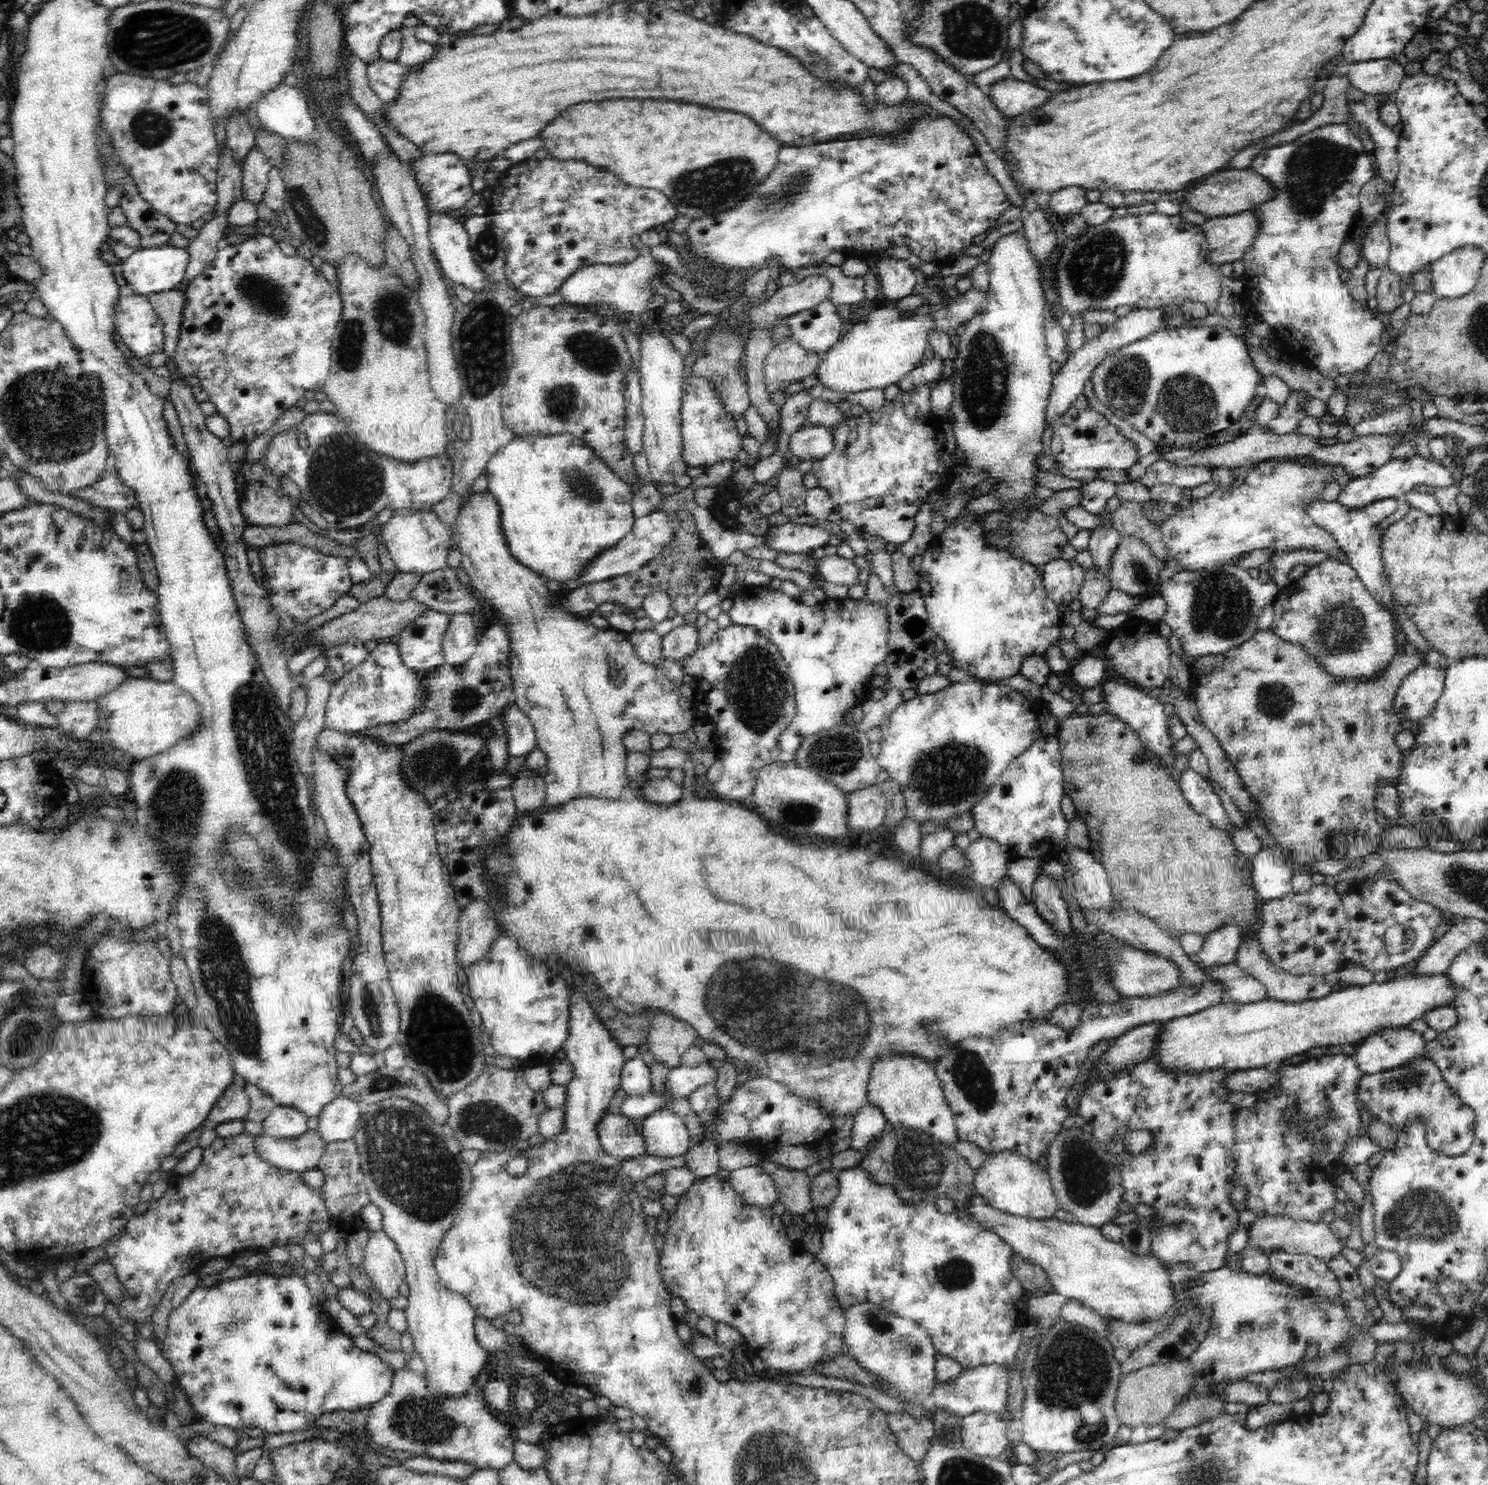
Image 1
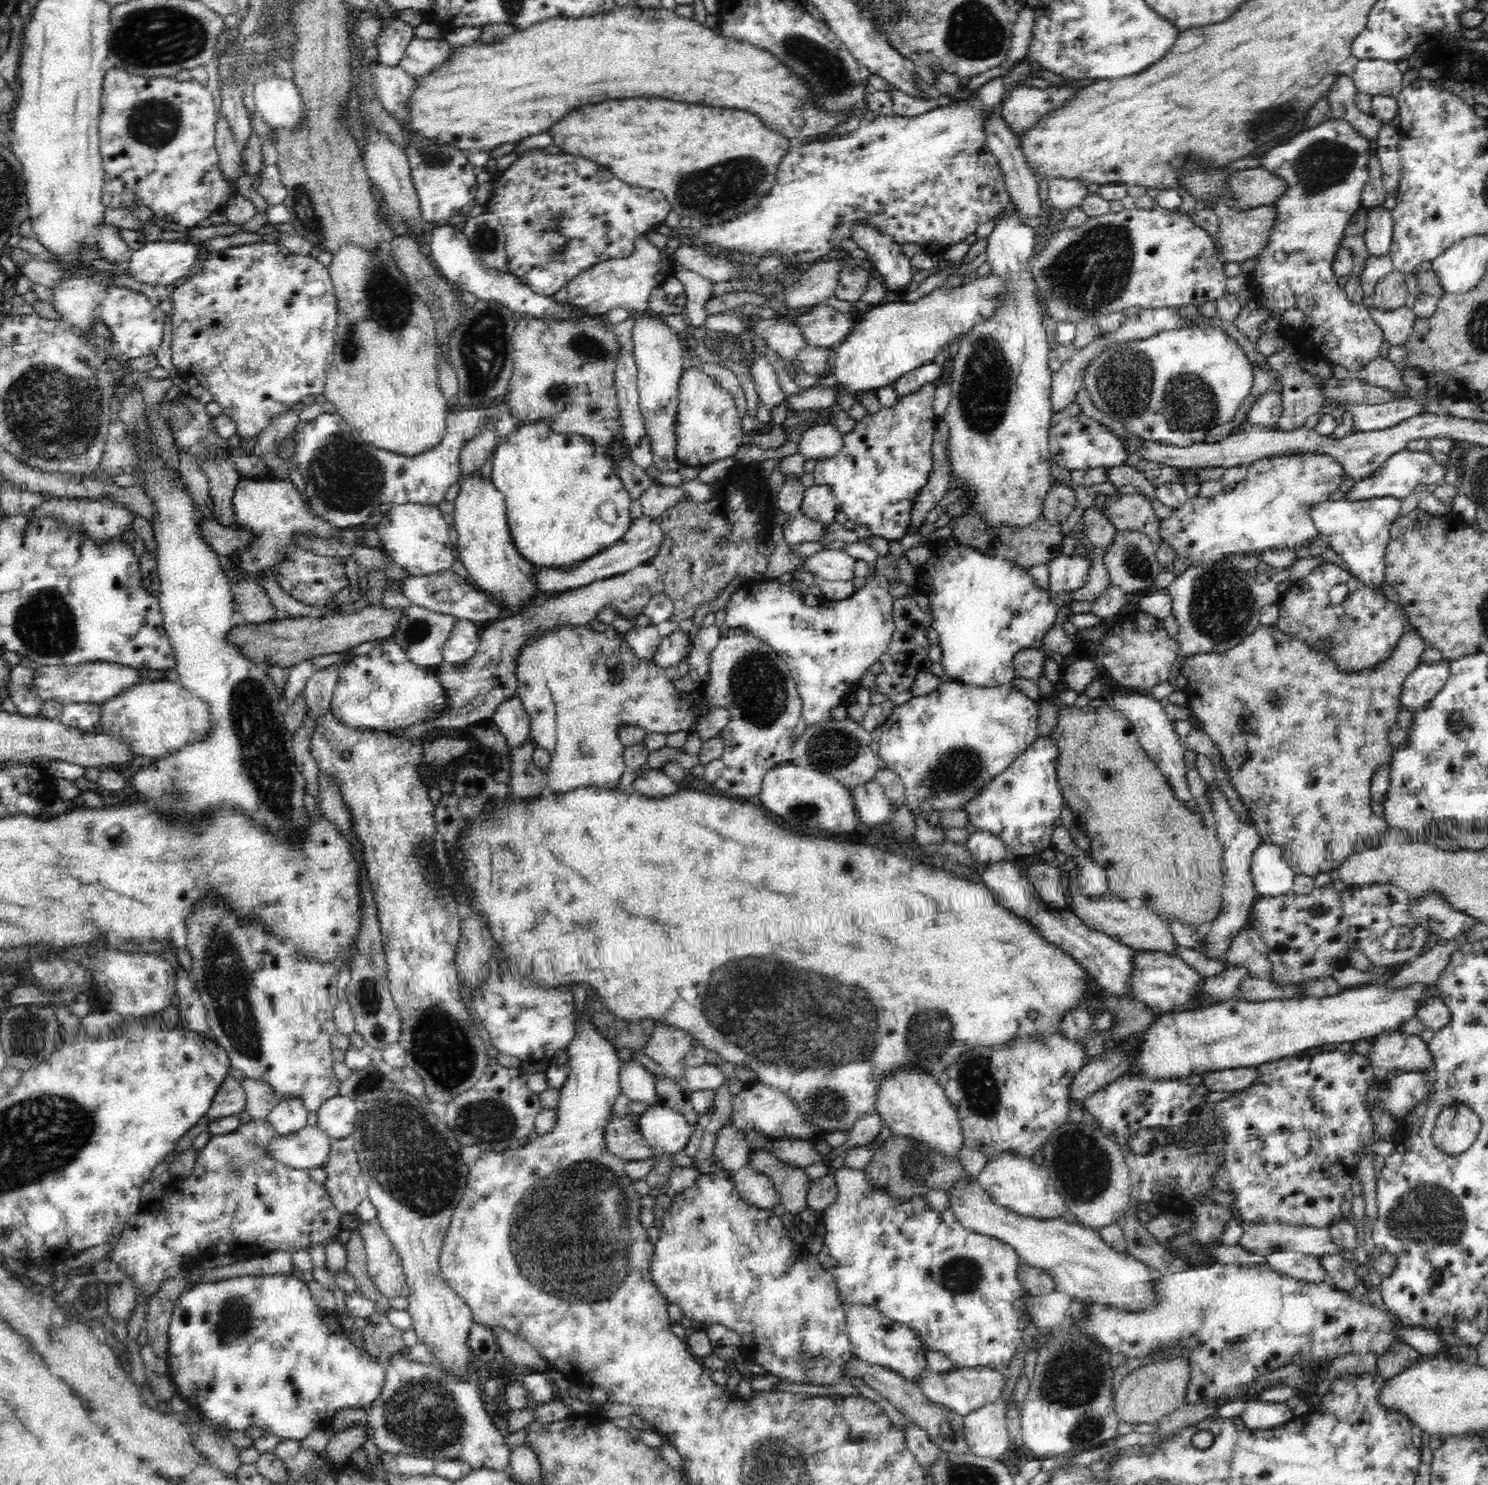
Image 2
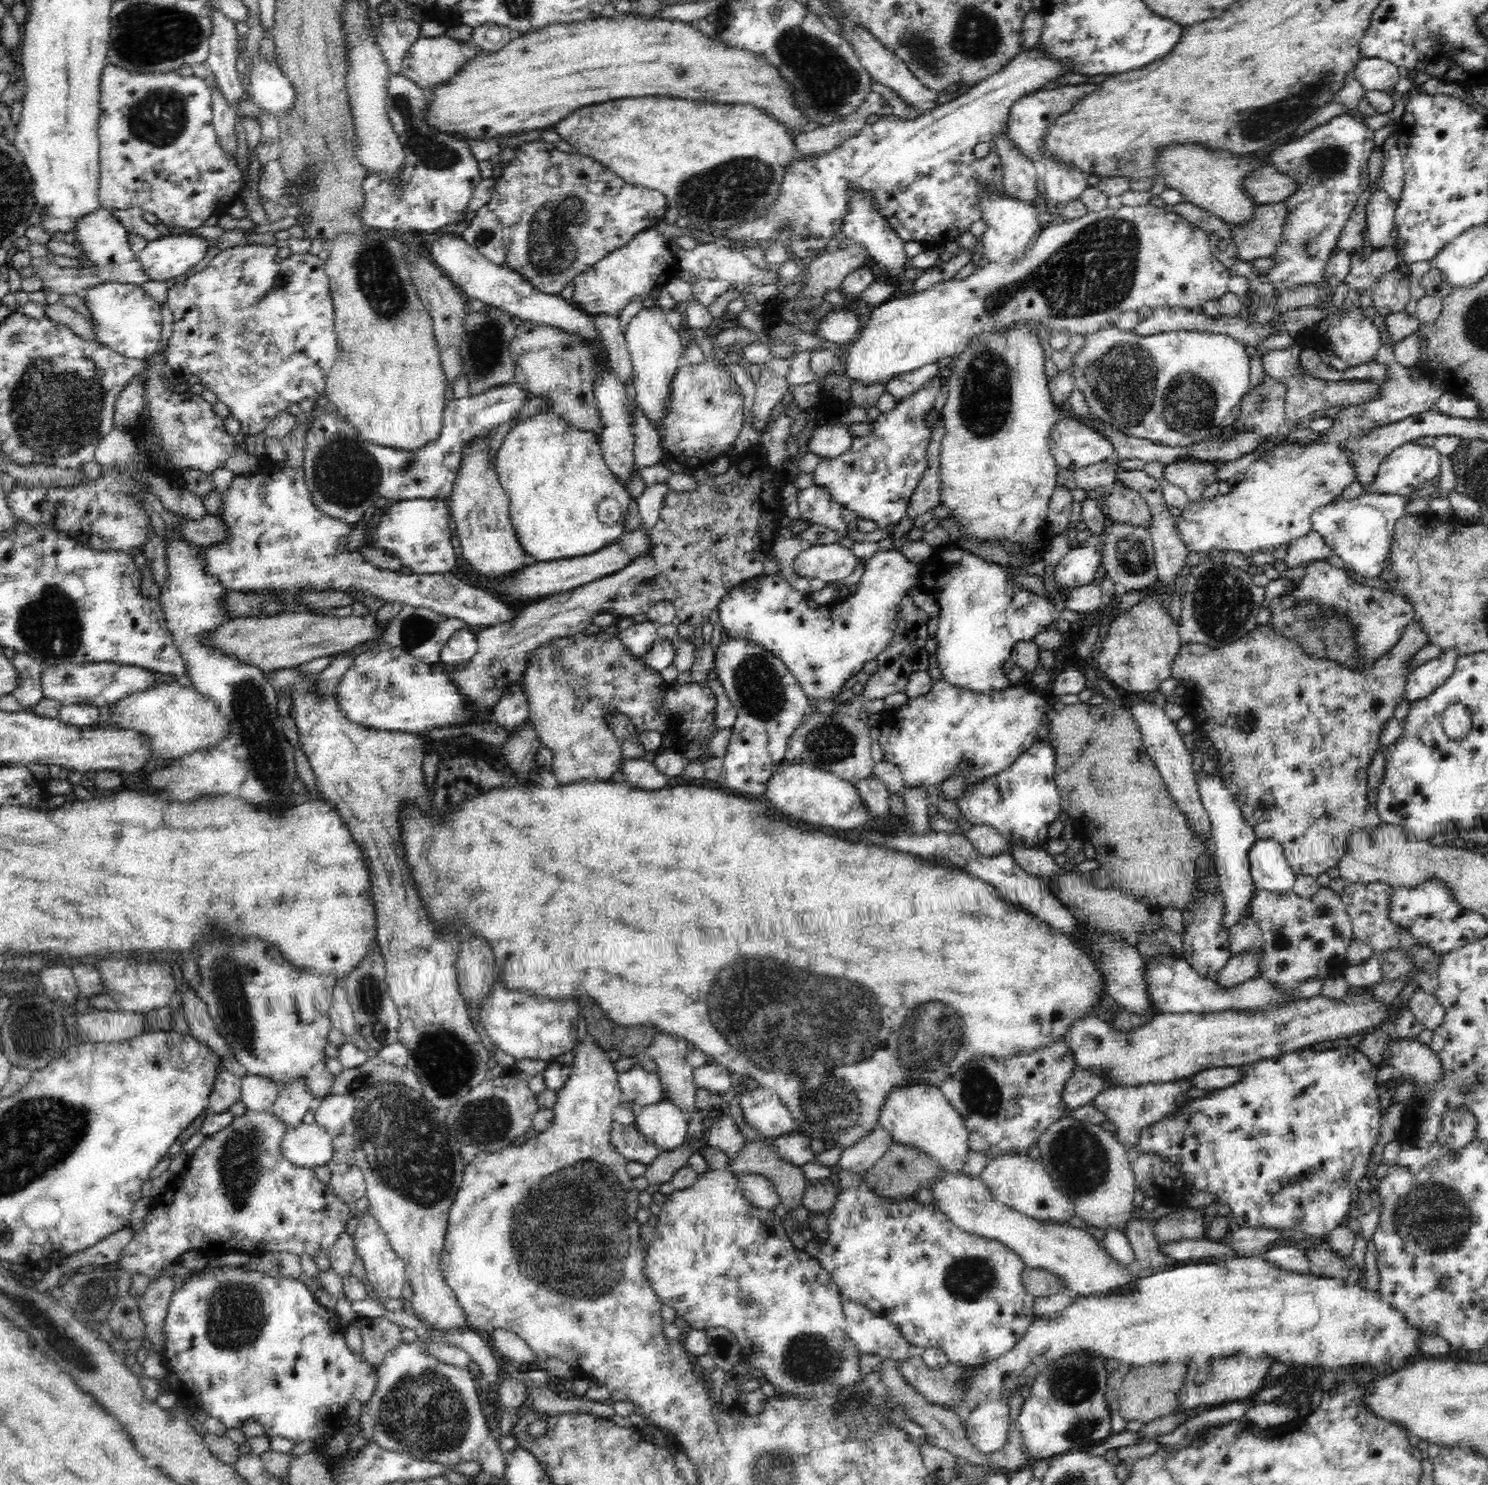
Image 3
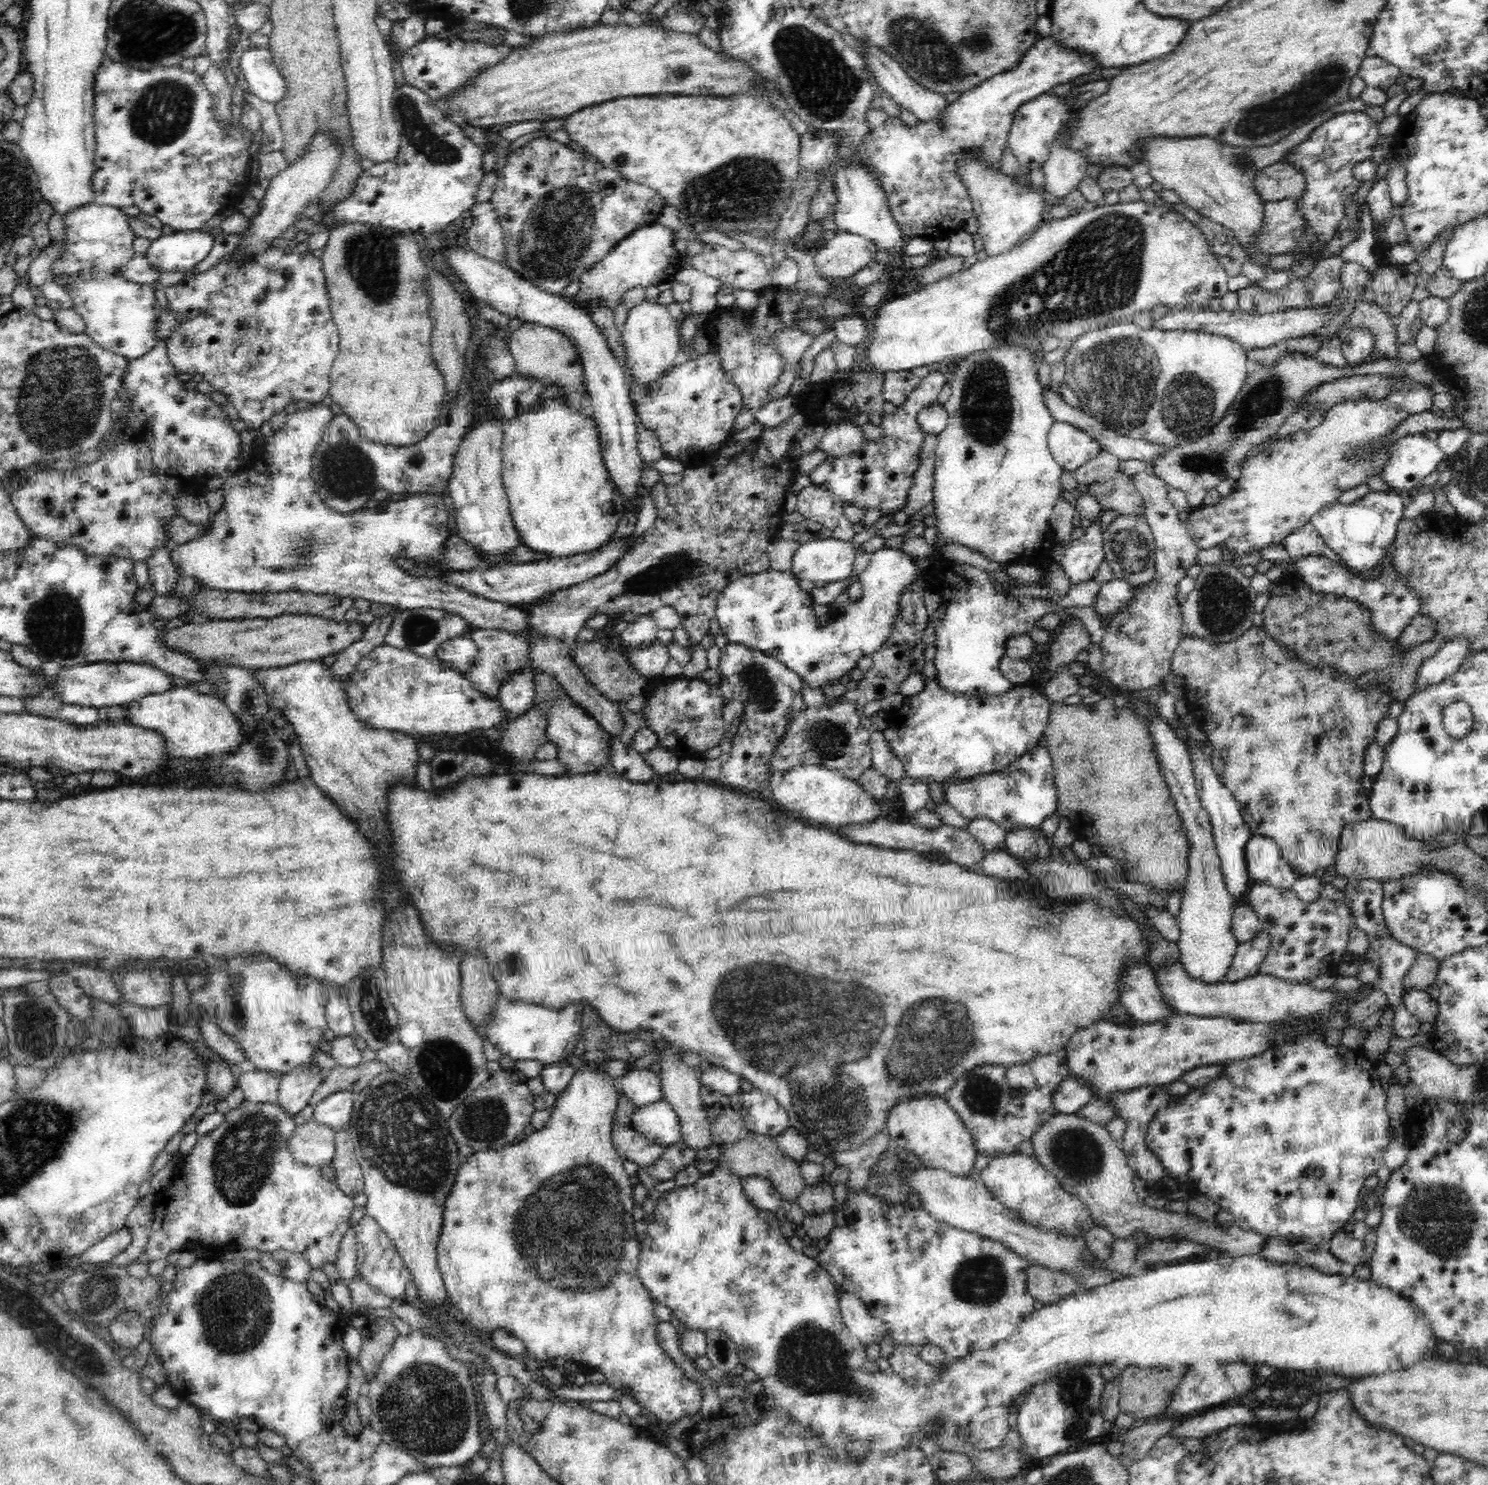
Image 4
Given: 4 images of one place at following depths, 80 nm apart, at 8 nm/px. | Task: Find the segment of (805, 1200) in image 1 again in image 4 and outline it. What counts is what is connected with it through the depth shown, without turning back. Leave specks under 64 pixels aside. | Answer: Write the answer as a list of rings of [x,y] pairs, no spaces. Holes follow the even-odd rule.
[[[747,1130],[741,1139],[720,1147],[722,1155],[719,1157],[716,1166],[727,1167],[732,1174],[739,1177],[754,1175],[767,1178],[772,1181],[782,1200],[792,1200],[795,1202],[802,1189],[806,1186],[799,1171],[801,1163],[783,1155],[776,1144],[775,1137],[768,1137]]]

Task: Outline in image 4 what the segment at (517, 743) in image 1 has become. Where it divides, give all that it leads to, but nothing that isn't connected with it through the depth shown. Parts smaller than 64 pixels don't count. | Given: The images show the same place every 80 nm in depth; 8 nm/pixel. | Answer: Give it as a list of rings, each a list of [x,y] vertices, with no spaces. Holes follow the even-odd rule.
[[[525,666],[520,672],[512,674],[499,688],[497,696],[502,709],[508,713],[509,721],[524,714],[534,703],[532,670],[532,666]]]

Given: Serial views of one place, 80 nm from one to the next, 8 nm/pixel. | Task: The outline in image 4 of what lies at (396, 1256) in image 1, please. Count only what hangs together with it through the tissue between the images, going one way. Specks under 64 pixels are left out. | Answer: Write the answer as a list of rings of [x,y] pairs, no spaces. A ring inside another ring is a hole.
[[[364,1215],[355,1227],[357,1243],[356,1269],[359,1278],[370,1284],[377,1292],[390,1298],[402,1300],[405,1296],[406,1284],[412,1279],[402,1256],[395,1250],[391,1239],[378,1225],[378,1222],[370,1216]]]

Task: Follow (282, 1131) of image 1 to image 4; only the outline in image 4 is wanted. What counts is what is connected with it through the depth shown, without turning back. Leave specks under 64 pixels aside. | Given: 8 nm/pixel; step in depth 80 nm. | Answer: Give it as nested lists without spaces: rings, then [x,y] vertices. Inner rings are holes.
[[[316,1063],[302,1064],[300,1068],[282,1075],[279,1080],[277,1102],[292,1118],[305,1106],[318,1088],[319,1082],[324,1080],[324,1071]]]

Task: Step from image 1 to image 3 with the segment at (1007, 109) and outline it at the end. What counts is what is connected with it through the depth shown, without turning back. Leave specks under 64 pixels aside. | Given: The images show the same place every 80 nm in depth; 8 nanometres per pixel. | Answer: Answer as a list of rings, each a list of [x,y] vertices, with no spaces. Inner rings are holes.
[[[1078,83],[1077,85],[1060,85],[1057,89],[1034,90],[1030,94],[1022,94],[1022,98],[1016,98],[1010,106],[1007,115],[1006,133],[1010,142],[1013,142],[1017,149],[1032,162],[1042,160],[1042,136],[1050,128],[1059,115],[1070,110],[1076,102],[1082,100],[1084,94],[1090,94],[1092,90],[1098,90],[1099,84]]]

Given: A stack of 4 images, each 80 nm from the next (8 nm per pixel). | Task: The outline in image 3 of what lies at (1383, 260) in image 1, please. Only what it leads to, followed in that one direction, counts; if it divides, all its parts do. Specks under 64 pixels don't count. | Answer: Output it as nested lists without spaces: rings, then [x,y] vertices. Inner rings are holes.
[[[1382,186],[1378,187],[1369,198],[1365,219],[1368,237],[1375,250],[1395,246],[1395,240],[1390,237],[1390,231],[1395,226],[1396,205]]]

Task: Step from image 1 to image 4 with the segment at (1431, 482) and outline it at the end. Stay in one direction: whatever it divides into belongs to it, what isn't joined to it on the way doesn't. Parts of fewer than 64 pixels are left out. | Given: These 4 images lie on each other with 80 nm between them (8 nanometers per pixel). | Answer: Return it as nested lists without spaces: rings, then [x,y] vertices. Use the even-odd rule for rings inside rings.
[[[1414,433],[1401,436],[1392,446],[1390,446],[1390,458],[1383,463],[1380,477],[1390,488],[1403,491],[1414,488],[1422,489],[1422,479],[1427,478],[1436,470],[1438,463],[1443,460],[1445,454],[1438,446],[1437,440],[1430,440],[1426,433]]]

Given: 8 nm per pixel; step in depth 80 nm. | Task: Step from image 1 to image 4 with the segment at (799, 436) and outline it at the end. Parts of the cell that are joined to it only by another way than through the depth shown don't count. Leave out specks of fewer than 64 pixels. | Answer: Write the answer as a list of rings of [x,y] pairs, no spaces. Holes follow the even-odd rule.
[[[841,421],[826,427],[818,448],[830,457],[840,457],[854,452],[866,440],[860,425],[853,424],[852,421]]]

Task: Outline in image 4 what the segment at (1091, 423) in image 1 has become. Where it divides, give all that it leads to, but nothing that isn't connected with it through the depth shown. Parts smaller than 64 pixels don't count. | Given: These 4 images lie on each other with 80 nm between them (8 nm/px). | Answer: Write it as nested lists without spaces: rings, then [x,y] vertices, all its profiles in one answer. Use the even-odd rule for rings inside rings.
[[[1054,422],[1047,445],[1053,459],[1068,472],[1074,472],[1105,449],[1092,435],[1068,422]]]

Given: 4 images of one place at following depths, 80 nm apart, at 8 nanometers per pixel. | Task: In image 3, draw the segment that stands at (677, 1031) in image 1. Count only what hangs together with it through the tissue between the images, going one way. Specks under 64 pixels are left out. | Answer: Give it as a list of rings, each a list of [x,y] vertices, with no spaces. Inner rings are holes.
[[[661,1032],[654,1036],[644,1054],[648,1055],[657,1064],[657,1074],[660,1077],[663,1092],[681,1110],[685,1122],[687,1122],[687,1141],[692,1142],[694,1138],[695,1140],[704,1138],[702,1120],[708,1112],[700,1111],[694,1104],[694,1094],[699,1088],[694,1085],[695,1068],[691,1067],[685,1059],[686,1053],[689,1052],[687,1043],[685,1038],[674,1038],[672,1034]]]

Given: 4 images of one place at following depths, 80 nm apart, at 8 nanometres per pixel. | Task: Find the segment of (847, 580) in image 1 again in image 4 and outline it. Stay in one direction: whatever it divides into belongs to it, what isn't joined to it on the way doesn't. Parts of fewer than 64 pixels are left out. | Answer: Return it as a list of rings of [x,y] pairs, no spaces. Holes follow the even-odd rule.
[[[828,538],[828,540],[810,540],[810,542],[802,543],[794,552],[791,562],[791,572],[793,575],[800,580],[800,582],[818,582],[818,580],[823,580],[825,583],[833,583],[836,580],[842,580],[850,576],[852,572],[852,564],[854,564],[856,554],[856,548],[850,541],[842,541],[838,538]]]

